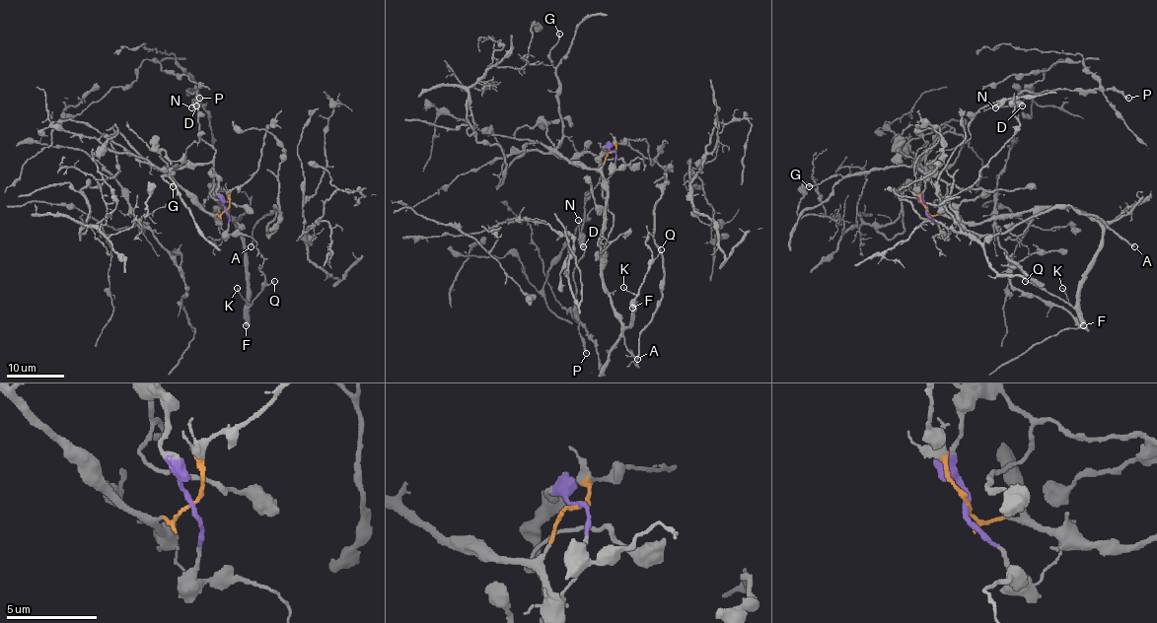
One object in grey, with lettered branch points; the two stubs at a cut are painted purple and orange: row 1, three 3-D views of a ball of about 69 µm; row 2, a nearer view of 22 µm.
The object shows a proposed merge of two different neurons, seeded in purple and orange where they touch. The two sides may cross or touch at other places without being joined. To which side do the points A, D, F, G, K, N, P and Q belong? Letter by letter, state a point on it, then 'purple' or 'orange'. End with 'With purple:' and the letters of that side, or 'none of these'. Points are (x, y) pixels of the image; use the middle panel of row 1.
A: place (637, 359); orange
D: place (583, 246); purple
F: place (632, 308); orange
G: place (559, 34); orange
K: place (623, 287); orange
N: place (578, 220); purple
P: place (586, 353); purple
Q: place (661, 249); orange
With purple: D, N, P

